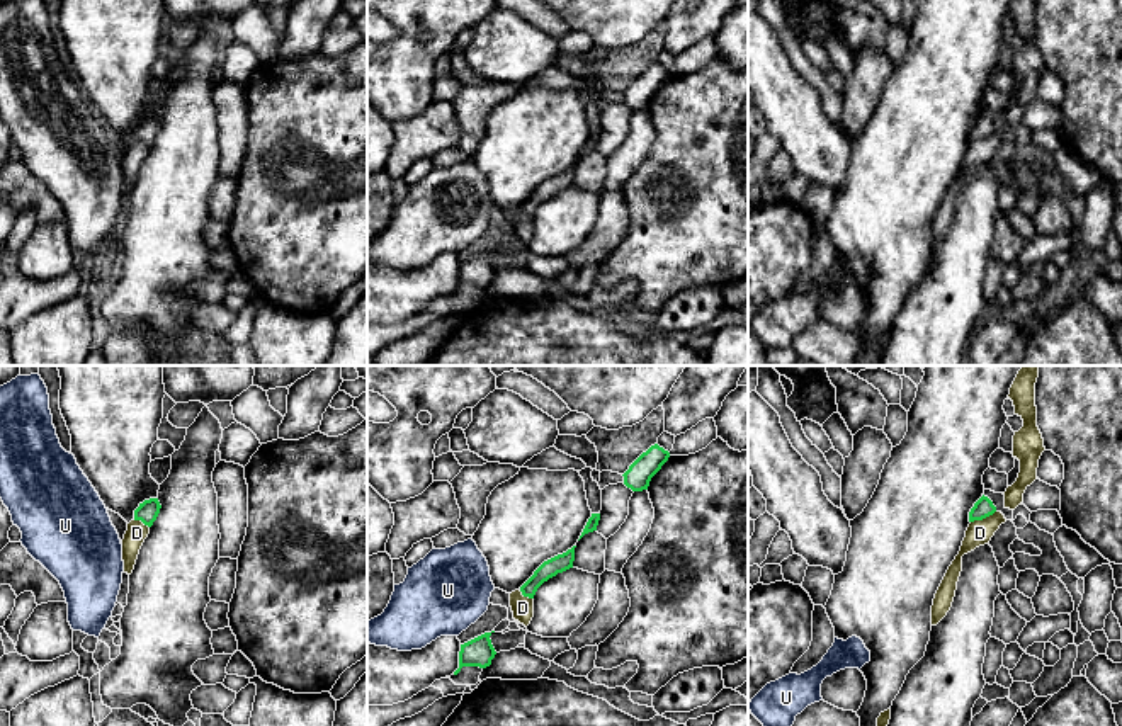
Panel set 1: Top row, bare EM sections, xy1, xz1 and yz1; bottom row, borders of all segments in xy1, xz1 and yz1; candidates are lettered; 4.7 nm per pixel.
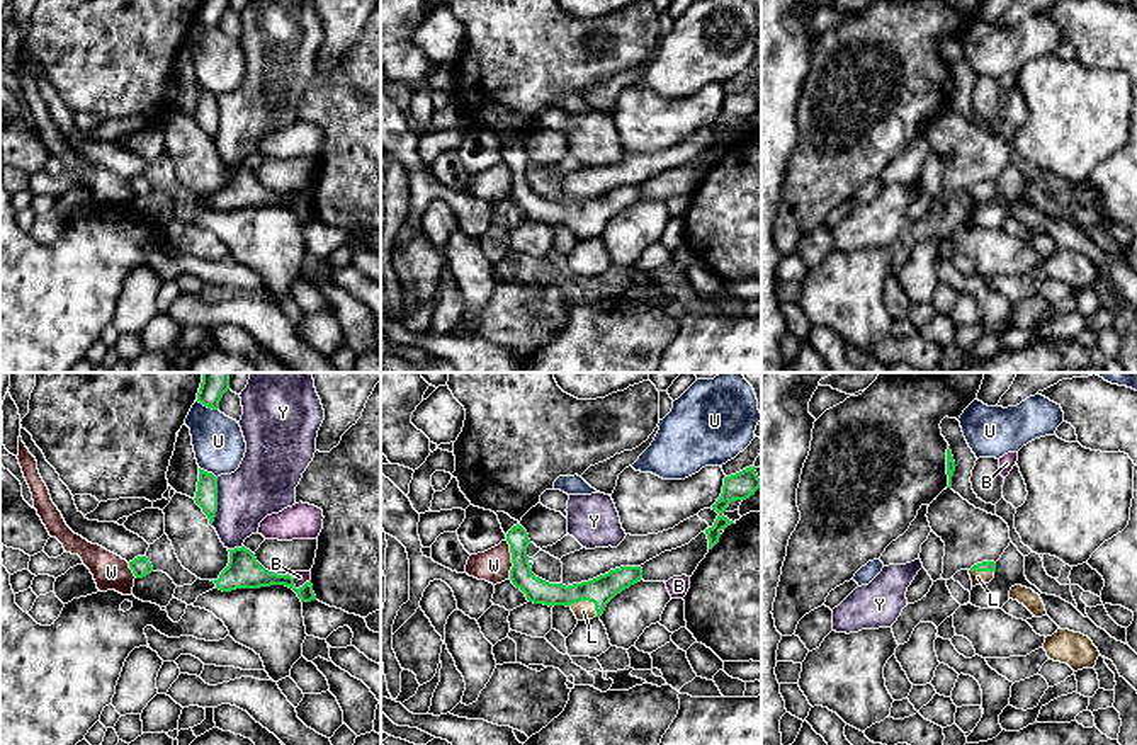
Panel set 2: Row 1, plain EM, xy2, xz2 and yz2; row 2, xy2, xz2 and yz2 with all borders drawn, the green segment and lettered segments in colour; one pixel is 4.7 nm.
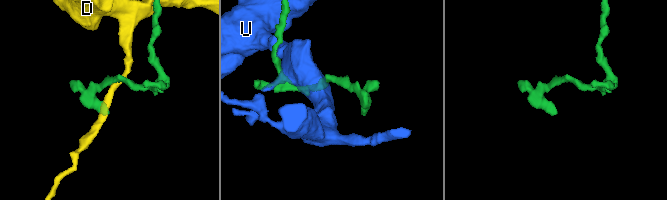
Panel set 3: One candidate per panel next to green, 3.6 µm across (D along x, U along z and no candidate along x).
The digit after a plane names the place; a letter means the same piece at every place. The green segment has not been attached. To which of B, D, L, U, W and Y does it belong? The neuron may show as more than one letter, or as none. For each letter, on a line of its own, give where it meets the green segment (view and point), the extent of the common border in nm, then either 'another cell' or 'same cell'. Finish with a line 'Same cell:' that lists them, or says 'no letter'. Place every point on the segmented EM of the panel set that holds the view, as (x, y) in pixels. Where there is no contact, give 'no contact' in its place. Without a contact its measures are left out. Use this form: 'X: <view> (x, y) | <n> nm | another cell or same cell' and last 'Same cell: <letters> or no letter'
B: xy2 (299, 587) | 120 nm | another cell
D: yz1 (983, 517) | 130 nm | another cell
L: xz2 (587, 599) | 150 nm | same cell
U: xy2 (206, 405) | 120 nm | another cell
W: xz2 (512, 558) | 190 nm | another cell
Y: xy2 (216, 502) | 220 nm | another cell
Same cell: L

